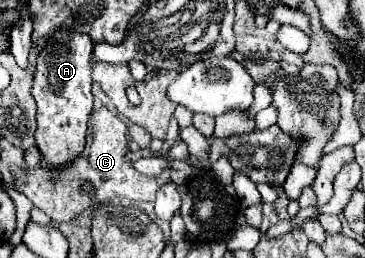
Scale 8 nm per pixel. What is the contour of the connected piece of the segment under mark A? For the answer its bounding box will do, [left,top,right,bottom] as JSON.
[34,30,92,170]

